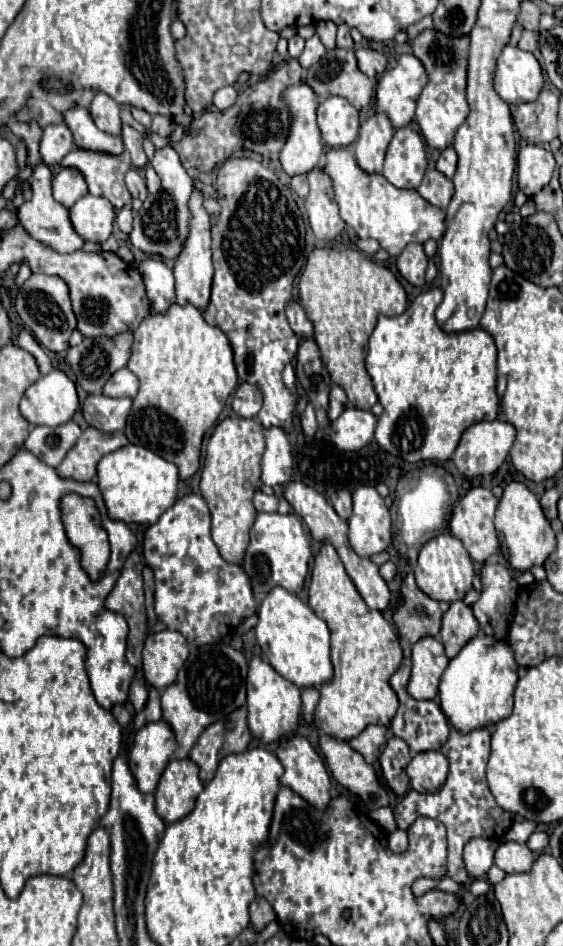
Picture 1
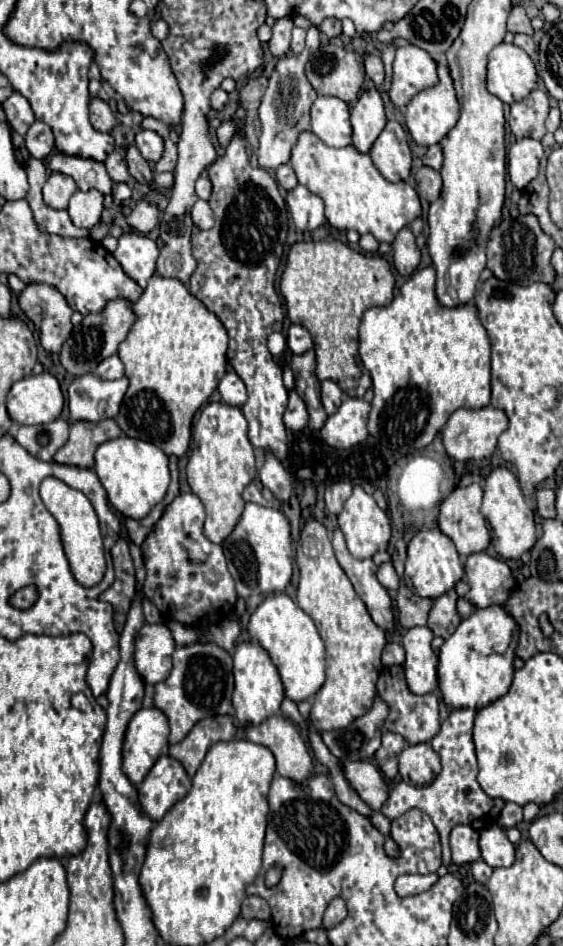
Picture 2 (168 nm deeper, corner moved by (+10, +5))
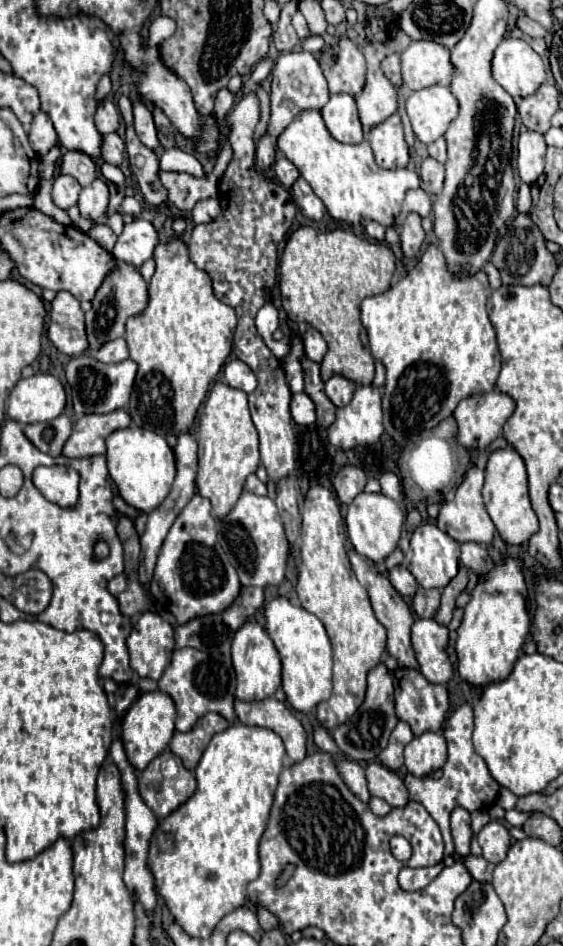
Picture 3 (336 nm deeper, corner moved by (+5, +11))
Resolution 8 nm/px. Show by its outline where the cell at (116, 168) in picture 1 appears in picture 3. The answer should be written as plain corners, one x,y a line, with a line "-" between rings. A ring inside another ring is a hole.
66,151
60,159
60,173
72,175
84,187
98,177
98,167
86,153

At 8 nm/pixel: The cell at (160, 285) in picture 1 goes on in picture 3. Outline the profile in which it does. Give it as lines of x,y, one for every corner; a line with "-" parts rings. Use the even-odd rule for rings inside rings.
134,219
132,223
124,225
124,231
118,237
112,255
118,261
134,265
134,269
140,269
148,259
152,259
158,243
160,239
154,225
144,219

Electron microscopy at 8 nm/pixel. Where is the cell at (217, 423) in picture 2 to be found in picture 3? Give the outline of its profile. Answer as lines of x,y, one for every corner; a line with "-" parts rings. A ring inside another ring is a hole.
214,383
200,421
196,425
198,439
198,493
212,503
212,517
222,519
238,503
238,497
244,489
244,481
250,473
256,473
260,463
258,453
258,433
252,425
248,411
248,395
226,385

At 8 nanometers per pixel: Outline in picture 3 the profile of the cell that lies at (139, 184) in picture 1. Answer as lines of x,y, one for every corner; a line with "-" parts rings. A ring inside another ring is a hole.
108,133
108,135
104,135
102,159
104,159
106,163
120,167
122,161
124,161
124,151
126,151
126,145
124,145
124,141
122,141
116,133

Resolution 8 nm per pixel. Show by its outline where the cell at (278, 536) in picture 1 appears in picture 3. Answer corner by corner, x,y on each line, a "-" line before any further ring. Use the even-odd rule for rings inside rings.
242,491
234,509
218,521
218,541
228,555
232,567
238,571
240,583
244,587
280,585
286,579
290,545
286,541
282,517
270,497

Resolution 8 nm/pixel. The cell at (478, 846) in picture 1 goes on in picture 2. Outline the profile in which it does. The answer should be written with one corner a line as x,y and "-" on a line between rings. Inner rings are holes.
455,825
451,829
451,855
455,865
467,865
481,859
479,833
469,825

